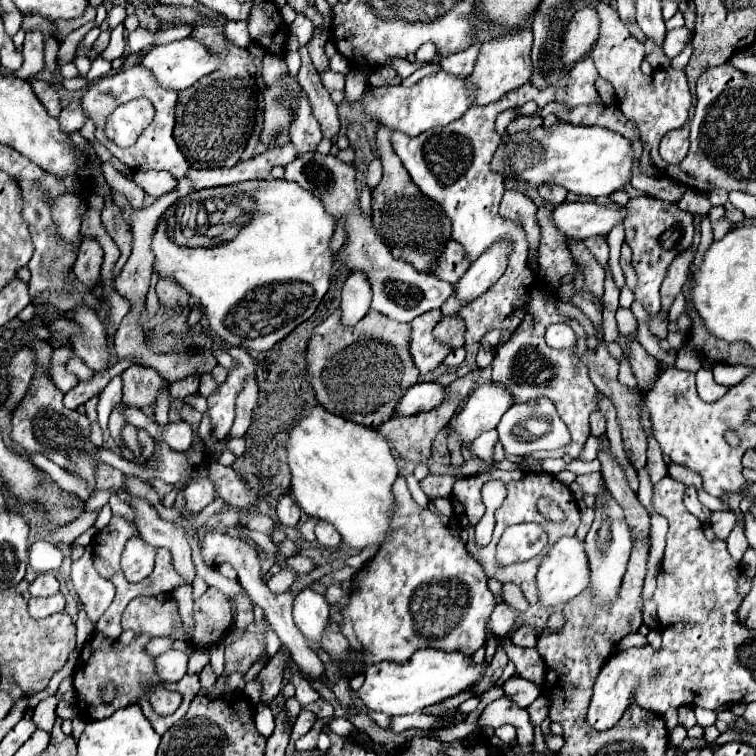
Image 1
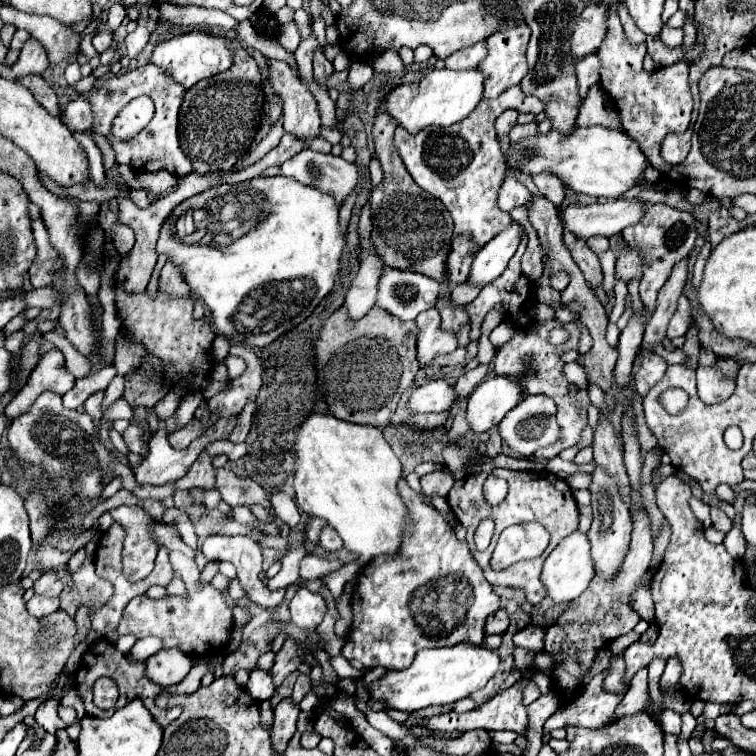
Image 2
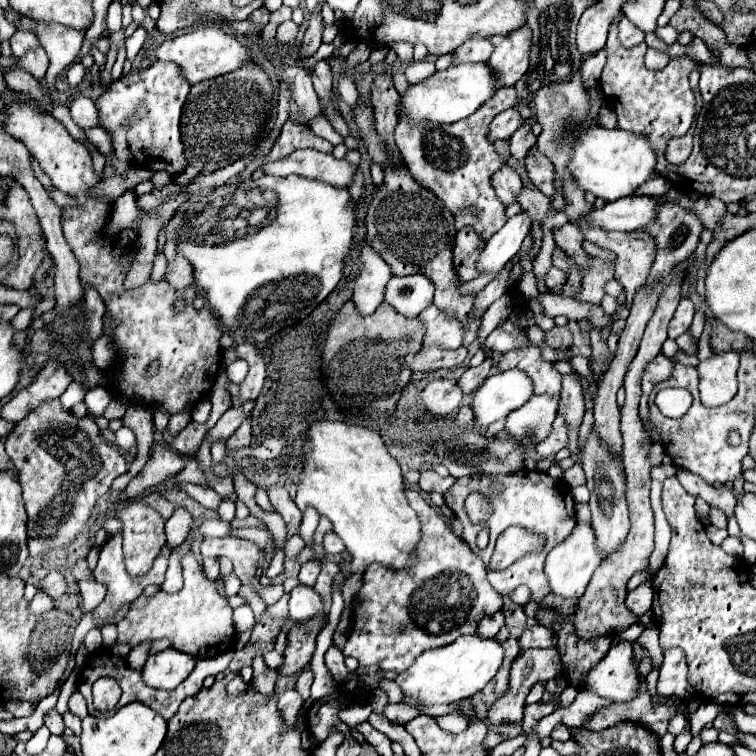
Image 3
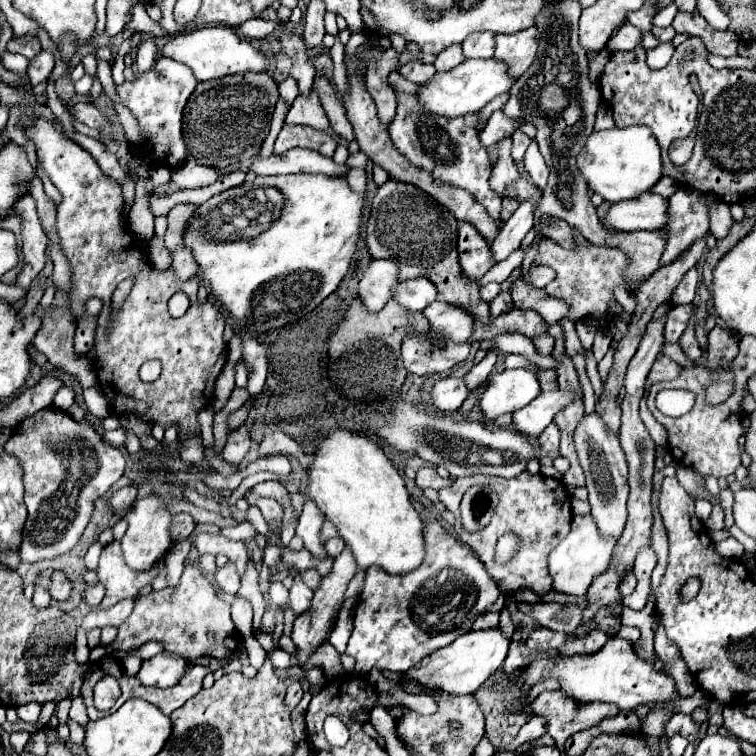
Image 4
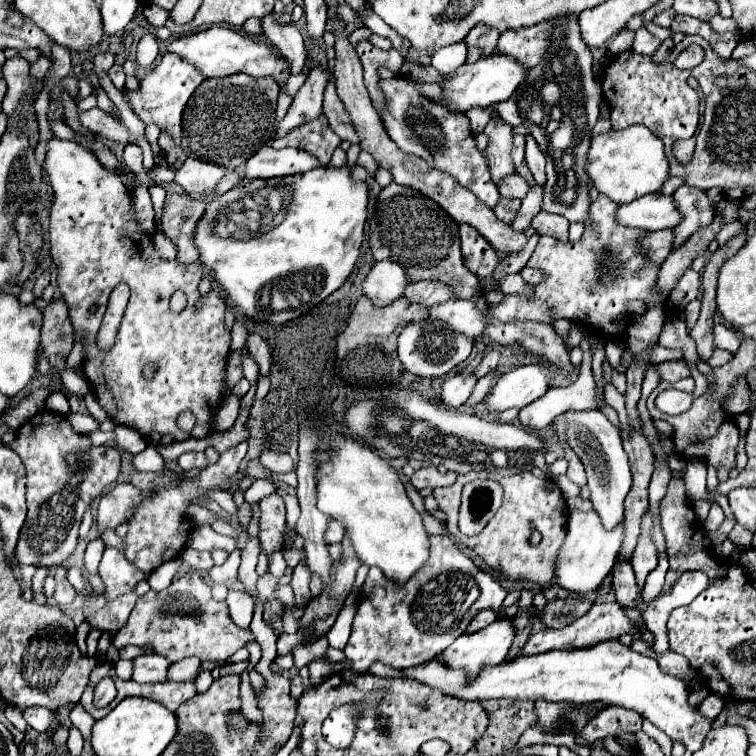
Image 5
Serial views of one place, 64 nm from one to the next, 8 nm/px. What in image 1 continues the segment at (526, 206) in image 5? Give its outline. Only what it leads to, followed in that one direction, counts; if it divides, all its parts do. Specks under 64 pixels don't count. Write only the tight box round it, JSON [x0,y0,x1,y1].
[454,242,510,304]

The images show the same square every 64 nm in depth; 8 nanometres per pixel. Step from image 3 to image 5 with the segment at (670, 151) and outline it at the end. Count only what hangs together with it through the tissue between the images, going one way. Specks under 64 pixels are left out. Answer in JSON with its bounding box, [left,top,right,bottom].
[672,124,701,164]

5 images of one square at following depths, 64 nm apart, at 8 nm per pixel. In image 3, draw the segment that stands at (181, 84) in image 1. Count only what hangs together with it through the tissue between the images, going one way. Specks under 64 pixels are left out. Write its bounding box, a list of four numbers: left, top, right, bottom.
[154,26,252,84]

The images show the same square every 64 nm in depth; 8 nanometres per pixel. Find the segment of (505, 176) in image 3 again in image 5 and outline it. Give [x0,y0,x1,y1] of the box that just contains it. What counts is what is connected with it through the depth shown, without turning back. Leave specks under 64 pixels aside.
[486,120,514,184]

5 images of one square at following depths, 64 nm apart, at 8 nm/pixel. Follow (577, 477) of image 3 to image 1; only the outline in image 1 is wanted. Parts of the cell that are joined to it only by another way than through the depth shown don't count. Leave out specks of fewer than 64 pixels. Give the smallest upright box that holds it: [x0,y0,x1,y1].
[576,472,604,496]

